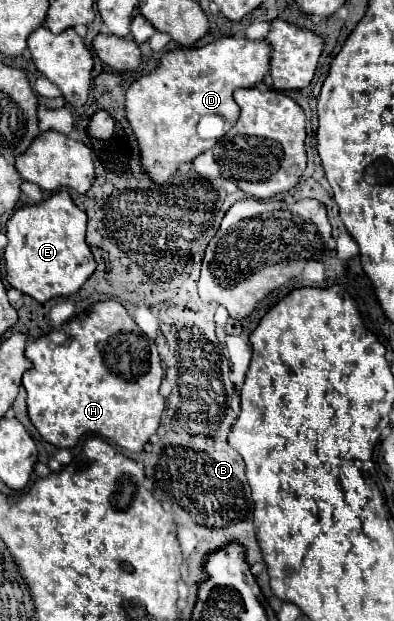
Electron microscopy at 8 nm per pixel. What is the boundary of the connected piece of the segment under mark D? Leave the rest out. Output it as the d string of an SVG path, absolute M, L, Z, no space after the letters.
M220 37L218 41L198 49L176 49L166 53L154 73L140 77L130 85L130 89L126 91L126 119L130 121L132 131L138 137L142 153L140 161L144 163L144 171L148 171L152 181L166 183L180 163L194 161L196 155L212 149L216 141L234 127L238 119L238 107L232 99L232 93L238 87L258 85L270 73L270 53L272 47L266 41Z

